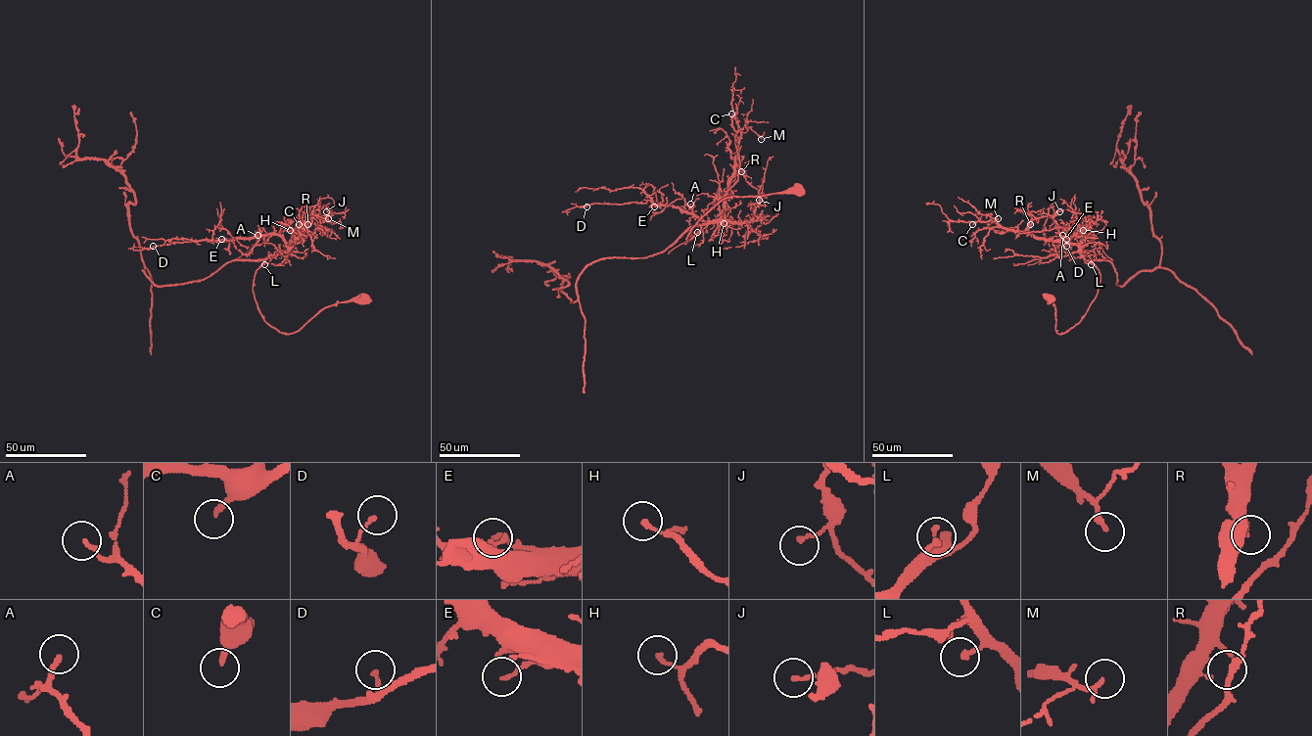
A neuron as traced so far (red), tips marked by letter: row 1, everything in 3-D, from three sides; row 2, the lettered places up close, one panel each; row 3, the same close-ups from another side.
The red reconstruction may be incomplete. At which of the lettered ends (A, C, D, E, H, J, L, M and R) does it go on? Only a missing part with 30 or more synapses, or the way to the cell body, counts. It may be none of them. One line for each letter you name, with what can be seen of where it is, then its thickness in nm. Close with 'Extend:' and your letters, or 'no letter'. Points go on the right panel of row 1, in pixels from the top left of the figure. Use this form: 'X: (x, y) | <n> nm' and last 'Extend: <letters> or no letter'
C: (972, 224) | 200 nm
Extend: C

